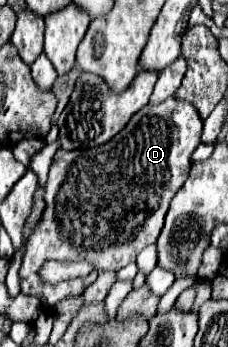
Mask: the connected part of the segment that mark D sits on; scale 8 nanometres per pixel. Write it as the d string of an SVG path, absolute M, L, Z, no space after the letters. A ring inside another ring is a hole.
M166 99L158 105L146 105L130 123L114 135L108 143L100 147L92 147L86 151L64 151L58 149L50 167L50 177L46 183L46 209L40 217L38 227L26 241L26 255L20 267L20 283L22 293L26 295L40 295L40 301L46 309L54 307L58 301L66 297L82 295L88 285L96 281L98 271L118 271L128 263L136 261L136 255L150 243L156 243L162 227L164 217L170 207L172 197L186 181L190 171L190 155L200 143L202 121L198 111L194 111L192 103ZM46 261L90 261L94 263L94 271L88 277L72 279L50 287L50 283L40 281L40 267Z

